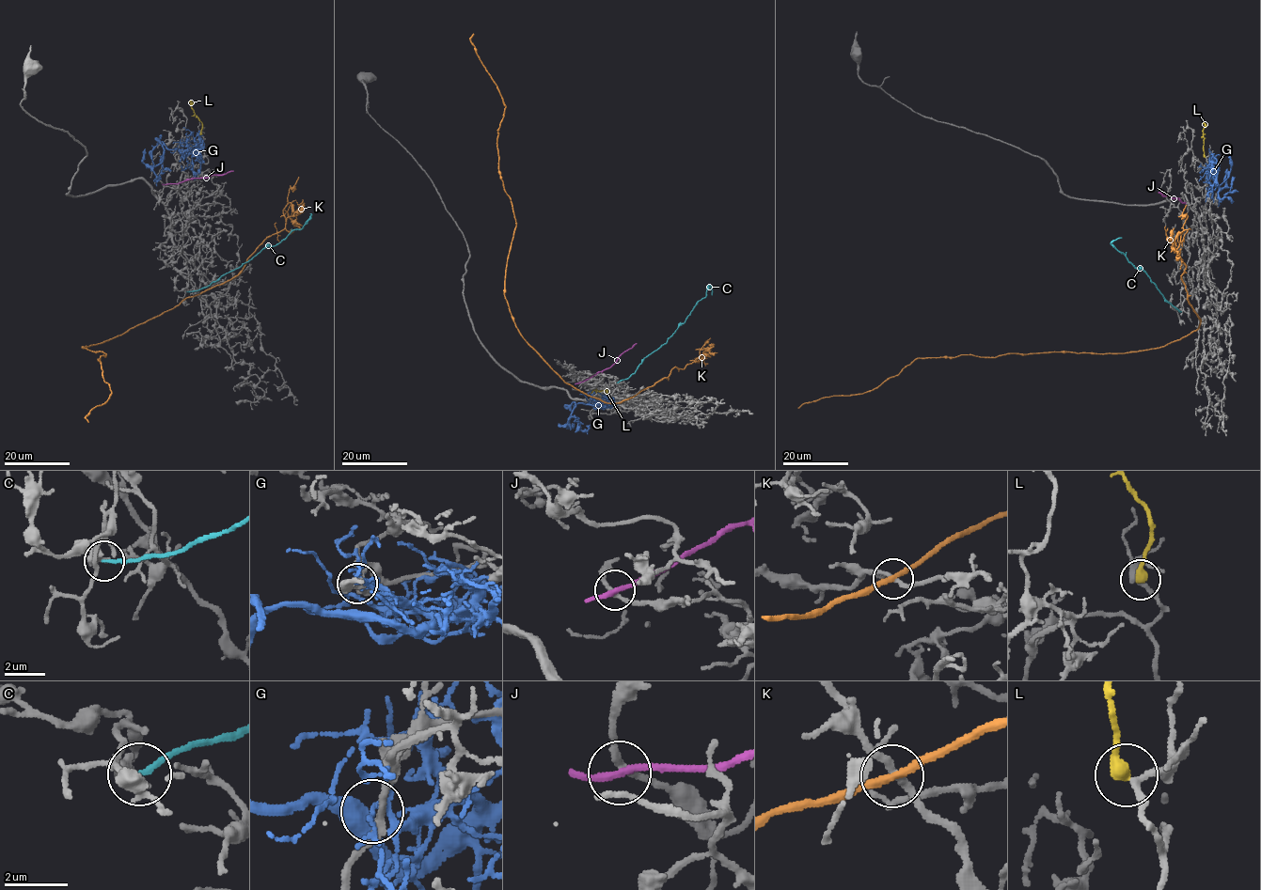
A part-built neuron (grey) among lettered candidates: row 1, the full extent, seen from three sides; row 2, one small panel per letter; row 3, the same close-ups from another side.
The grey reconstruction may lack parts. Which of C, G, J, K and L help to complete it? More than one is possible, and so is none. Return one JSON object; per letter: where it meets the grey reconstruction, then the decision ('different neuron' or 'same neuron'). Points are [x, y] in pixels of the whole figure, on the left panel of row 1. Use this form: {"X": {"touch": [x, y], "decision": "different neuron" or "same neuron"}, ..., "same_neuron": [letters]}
{"C": {"touch": [186, 291], "decision": "different neuron"}, "G": {"touch": [181, 149], "decision": "different neuron"}, "J": {"touch": [167, 184], "decision": "different neuron"}, "K": {"touch": [198, 294], "decision": "different neuron"}, "L": {"touch": [200, 134], "decision": "same neuron"}, "same_neuron": ["L"]}

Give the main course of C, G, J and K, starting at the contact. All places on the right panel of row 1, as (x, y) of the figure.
C: (1181, 311), (1163, 296), (1142, 270), (1135, 269), (1111, 243), (1121, 237)
G: (1206, 171), (1213, 177), (1208, 167), (1213, 163), (1206, 166), (1206, 174), (1221, 198), (1235, 178)
J: (1184, 203), (1158, 192)
K: (1197, 316), (1199, 327), (1156, 348), (1124, 353), (916, 358), (896, 375), (862, 394), (825, 397), (798, 408)

